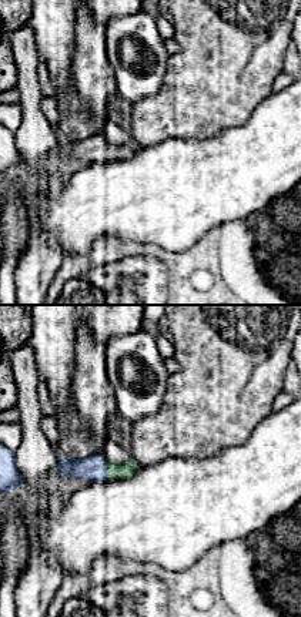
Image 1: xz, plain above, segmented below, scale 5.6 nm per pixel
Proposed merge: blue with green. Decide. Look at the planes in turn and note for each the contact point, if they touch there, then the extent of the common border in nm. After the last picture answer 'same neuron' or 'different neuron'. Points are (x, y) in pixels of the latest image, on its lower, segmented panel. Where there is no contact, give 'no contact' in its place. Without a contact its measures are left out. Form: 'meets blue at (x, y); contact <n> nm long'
meets blue at (106, 470); contact 110 nm long

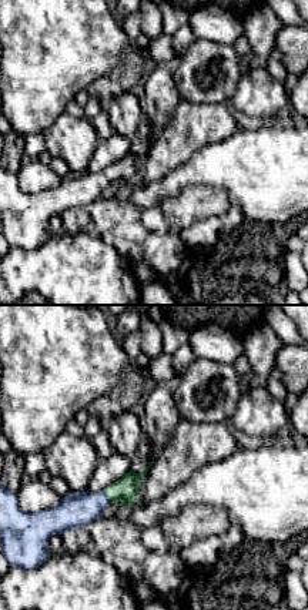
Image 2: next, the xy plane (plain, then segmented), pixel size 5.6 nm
meets blue at (106, 496); contact 80 nm long

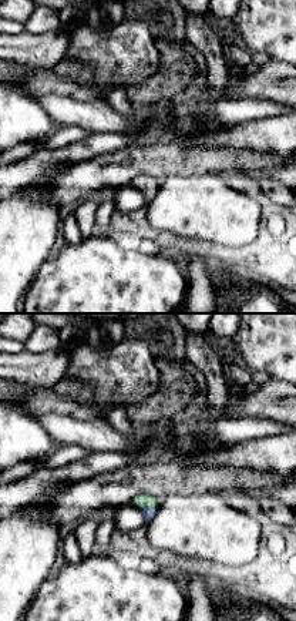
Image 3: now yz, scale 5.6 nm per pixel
meets blue at (148, 507); contact 110 nm long

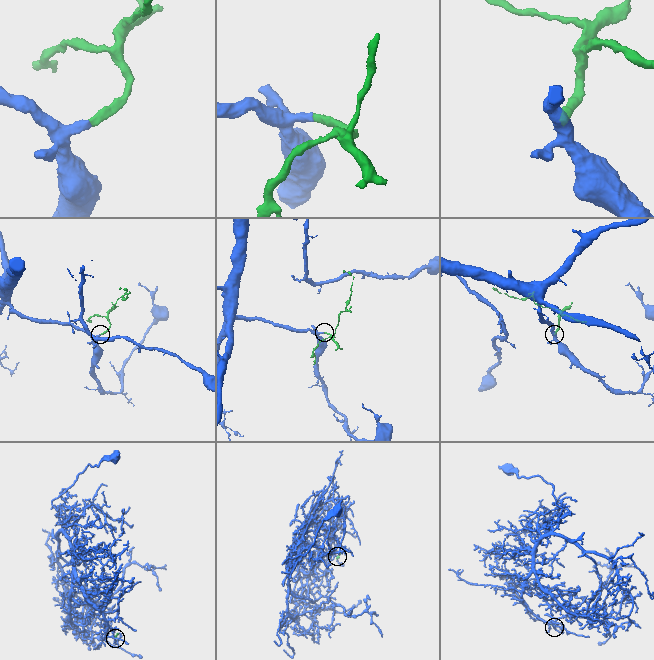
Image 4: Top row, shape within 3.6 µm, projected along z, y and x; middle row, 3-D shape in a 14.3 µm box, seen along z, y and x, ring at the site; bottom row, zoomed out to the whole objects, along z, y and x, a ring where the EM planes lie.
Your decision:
same neuron

